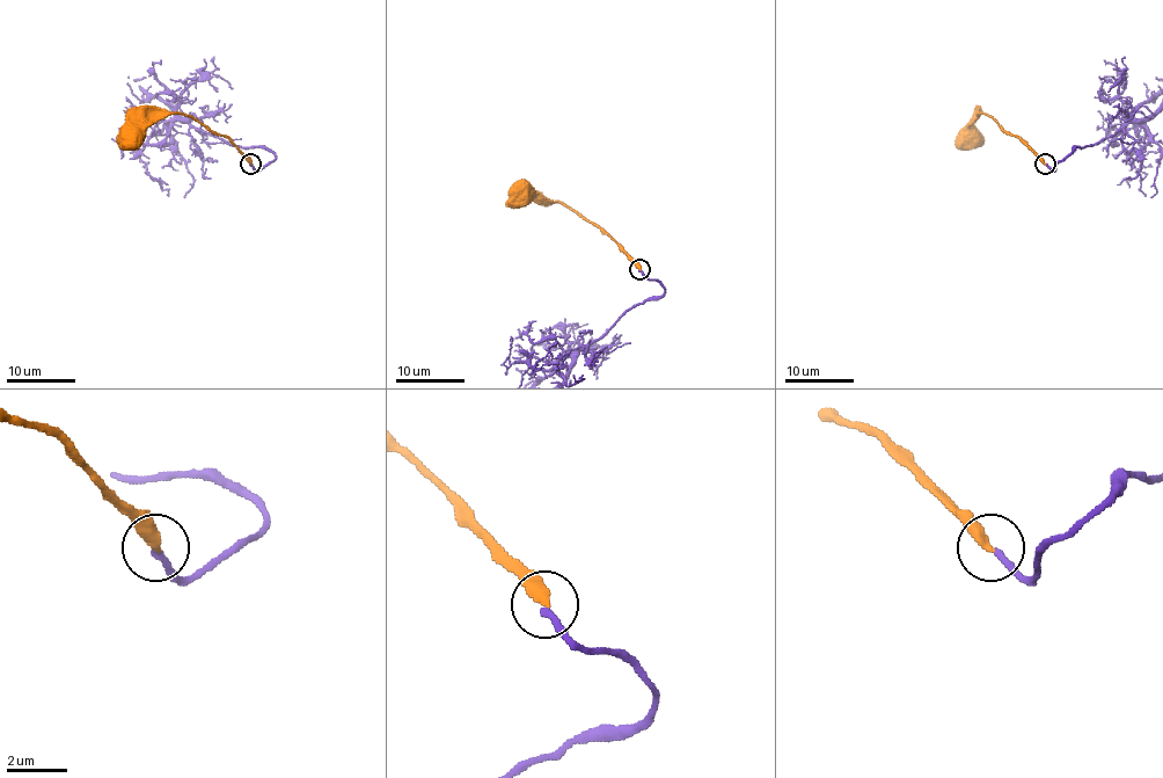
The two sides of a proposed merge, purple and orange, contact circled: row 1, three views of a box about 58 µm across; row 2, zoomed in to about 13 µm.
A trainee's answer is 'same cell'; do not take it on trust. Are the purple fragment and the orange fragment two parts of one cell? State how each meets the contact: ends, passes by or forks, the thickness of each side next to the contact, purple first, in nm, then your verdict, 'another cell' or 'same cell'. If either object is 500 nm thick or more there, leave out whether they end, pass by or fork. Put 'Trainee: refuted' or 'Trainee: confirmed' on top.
Trainee: refuted
purple ends there; orange ends there; 240 nm thick on the purple side, 400 nm on the other; another cell

